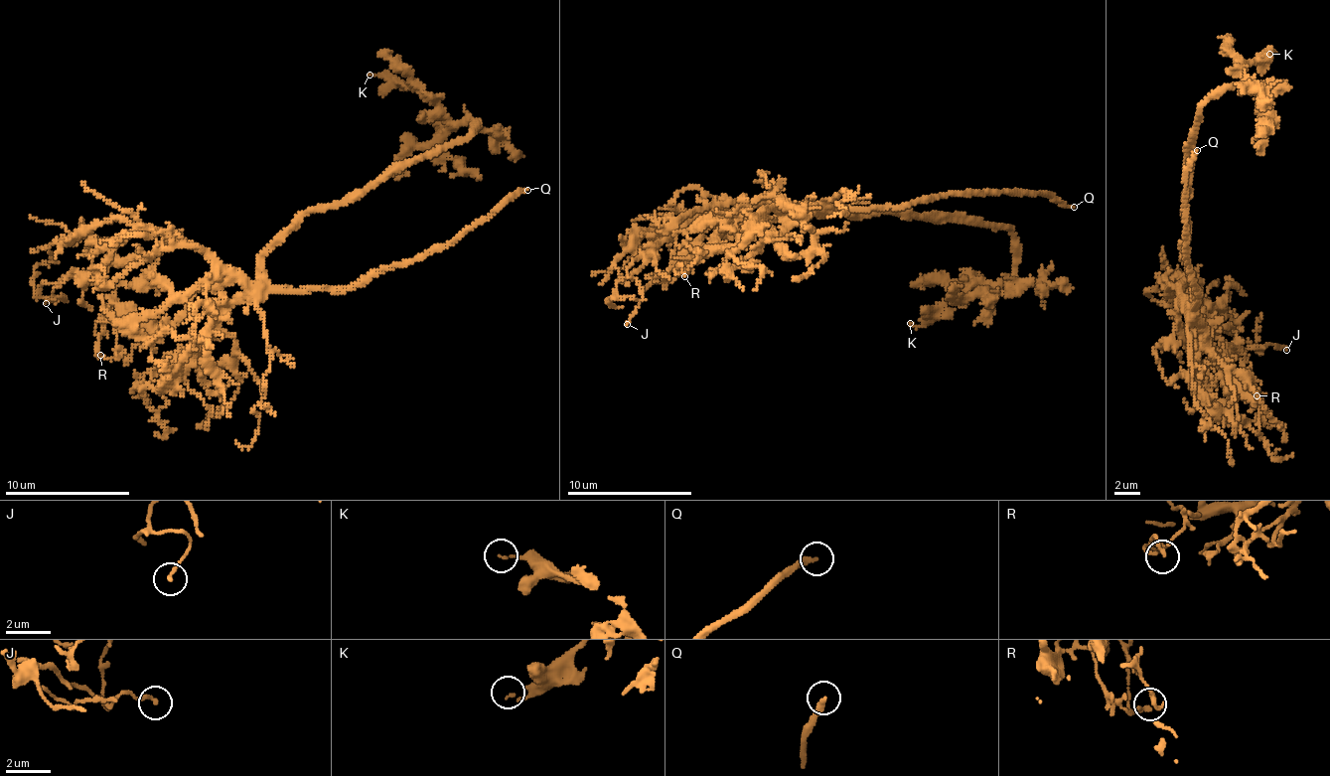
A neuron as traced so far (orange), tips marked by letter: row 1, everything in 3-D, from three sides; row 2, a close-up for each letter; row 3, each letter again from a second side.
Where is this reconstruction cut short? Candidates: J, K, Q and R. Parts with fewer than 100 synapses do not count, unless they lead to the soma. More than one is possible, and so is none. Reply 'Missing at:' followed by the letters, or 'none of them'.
Missing at: Q

